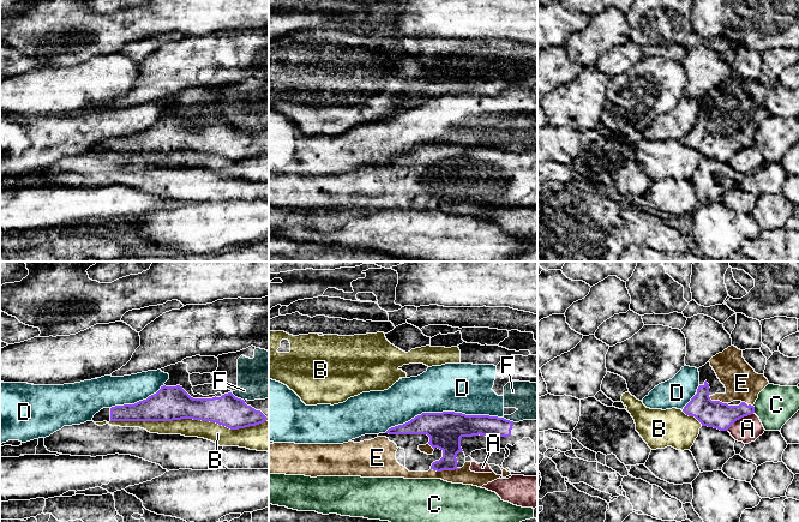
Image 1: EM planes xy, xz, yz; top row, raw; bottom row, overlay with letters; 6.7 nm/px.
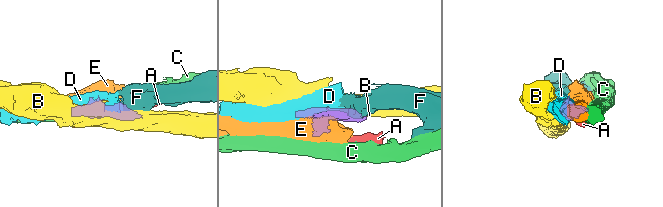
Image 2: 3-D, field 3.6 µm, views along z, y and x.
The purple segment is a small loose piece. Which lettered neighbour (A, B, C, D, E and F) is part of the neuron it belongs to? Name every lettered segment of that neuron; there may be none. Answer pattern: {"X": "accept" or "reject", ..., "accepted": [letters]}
{"A": "reject", "B": "reject", "C": "reject", "D": "reject", "E": "accept", "F": "reject", "accepted": ["E"]}

